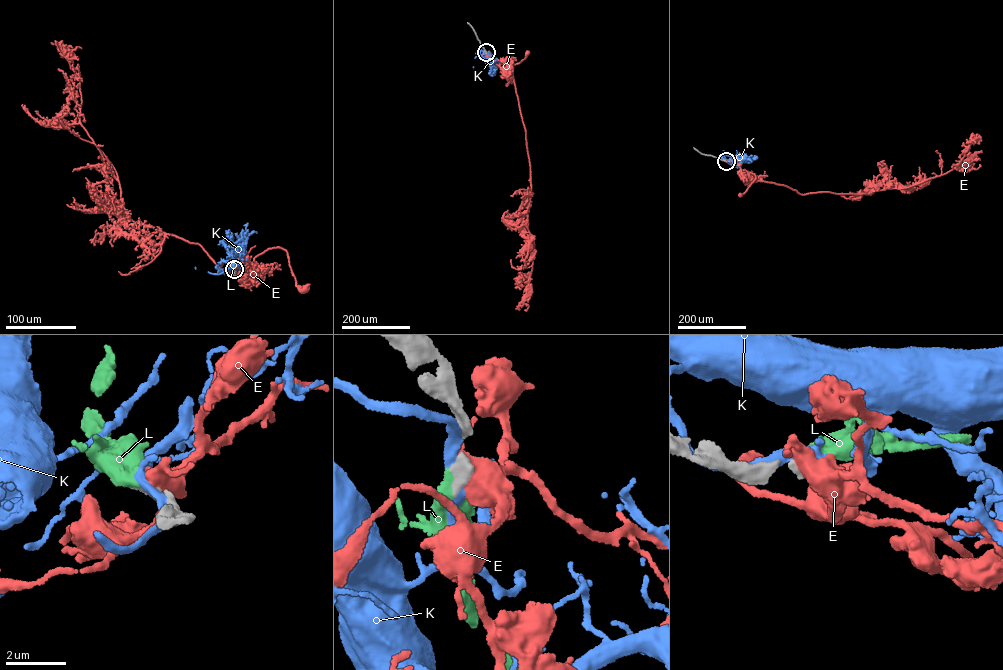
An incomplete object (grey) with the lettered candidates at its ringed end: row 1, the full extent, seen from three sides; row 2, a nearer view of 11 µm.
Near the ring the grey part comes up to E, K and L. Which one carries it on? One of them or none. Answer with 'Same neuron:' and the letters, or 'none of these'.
Same neuron: L

